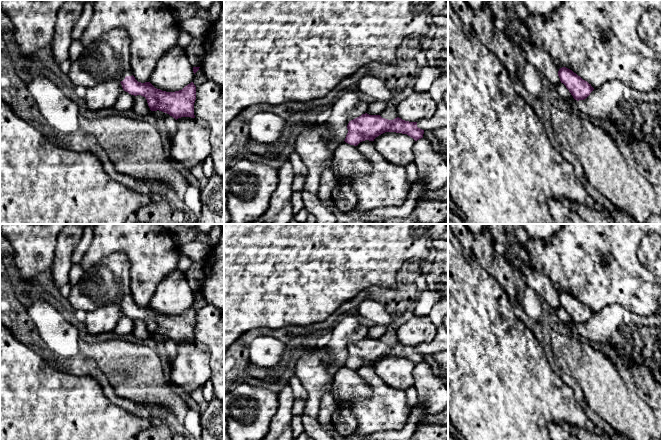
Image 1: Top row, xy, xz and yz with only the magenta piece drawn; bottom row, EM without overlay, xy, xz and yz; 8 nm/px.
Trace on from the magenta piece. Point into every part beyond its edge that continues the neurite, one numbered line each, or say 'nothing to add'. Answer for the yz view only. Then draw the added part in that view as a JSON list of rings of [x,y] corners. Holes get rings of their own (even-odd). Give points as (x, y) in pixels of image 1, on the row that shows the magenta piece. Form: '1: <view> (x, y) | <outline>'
nothing to add

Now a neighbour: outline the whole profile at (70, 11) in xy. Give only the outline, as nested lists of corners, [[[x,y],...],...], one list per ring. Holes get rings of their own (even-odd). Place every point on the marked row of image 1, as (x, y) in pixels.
[[[65,0],[58,11],[54,38],[51,43],[55,61],[61,64],[69,58],[70,46],[73,42],[72,30],[83,11],[83,3],[79,0]]]

